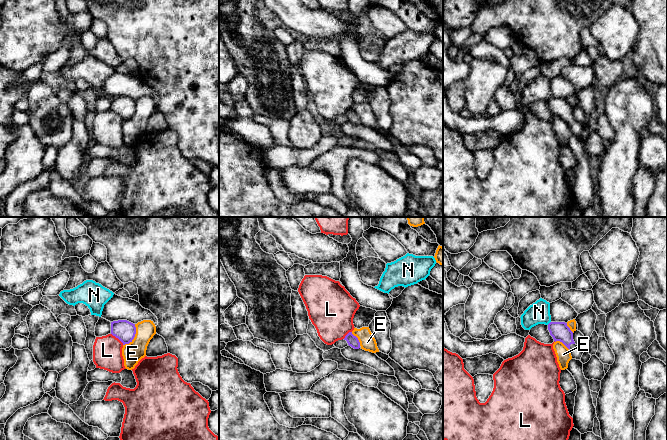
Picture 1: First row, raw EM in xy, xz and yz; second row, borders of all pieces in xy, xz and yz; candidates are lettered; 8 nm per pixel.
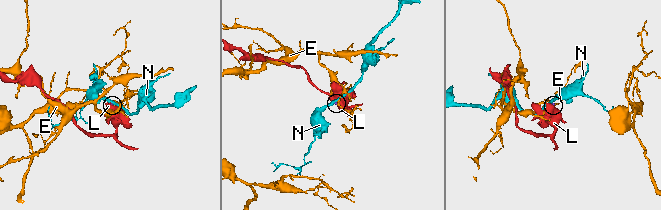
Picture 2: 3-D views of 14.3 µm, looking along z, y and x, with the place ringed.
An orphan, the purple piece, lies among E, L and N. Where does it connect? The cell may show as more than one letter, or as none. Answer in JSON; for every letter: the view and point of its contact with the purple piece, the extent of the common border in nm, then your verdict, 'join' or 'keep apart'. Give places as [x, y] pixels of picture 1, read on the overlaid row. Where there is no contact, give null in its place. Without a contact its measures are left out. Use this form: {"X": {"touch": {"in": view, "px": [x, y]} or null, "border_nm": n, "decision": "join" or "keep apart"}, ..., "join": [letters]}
{"E": {"touch": {"in": "xy", "px": [134, 336]}, "border_nm": 200, "decision": "keep apart"}, "L": {"touch": {"in": "xy", "px": [117, 337]}, "border_nm": 140, "decision": "keep apart"}, "N": {"touch": {"in": "yz", "px": [549, 323]}, "border_nm": 40, "decision": "keep apart"}, "join": []}

